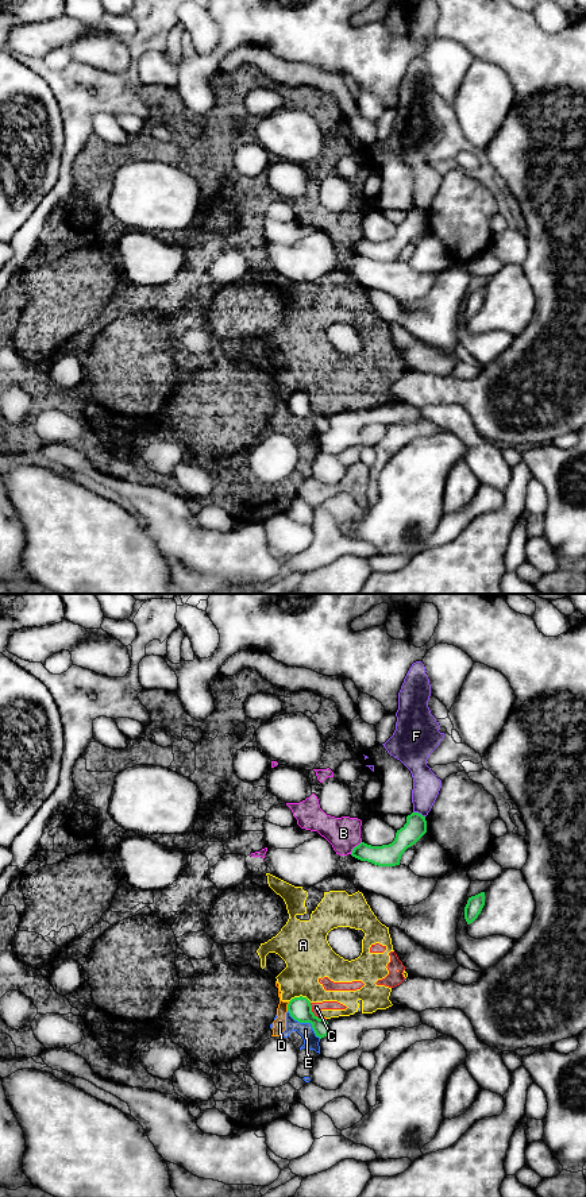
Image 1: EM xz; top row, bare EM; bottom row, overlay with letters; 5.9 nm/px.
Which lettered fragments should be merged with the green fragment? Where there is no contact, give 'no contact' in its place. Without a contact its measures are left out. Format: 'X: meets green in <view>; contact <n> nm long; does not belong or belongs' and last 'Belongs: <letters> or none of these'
A: meets green in xz; contact 140 nm long; does not belong
B: meets green in xz; contact 100 nm long; does not belong
C: meets green in xz; contact 150 nm long; does not belong
D: meets green in xz; contact 60 nm long; does not belong
E: meets green in xz; contact 260 nm long; does not belong
F: meets green in xz; contact 80 nm long; does not belong
Belongs: none of these

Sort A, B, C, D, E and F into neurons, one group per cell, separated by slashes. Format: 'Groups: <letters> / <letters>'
Groups: A B C D E / F

